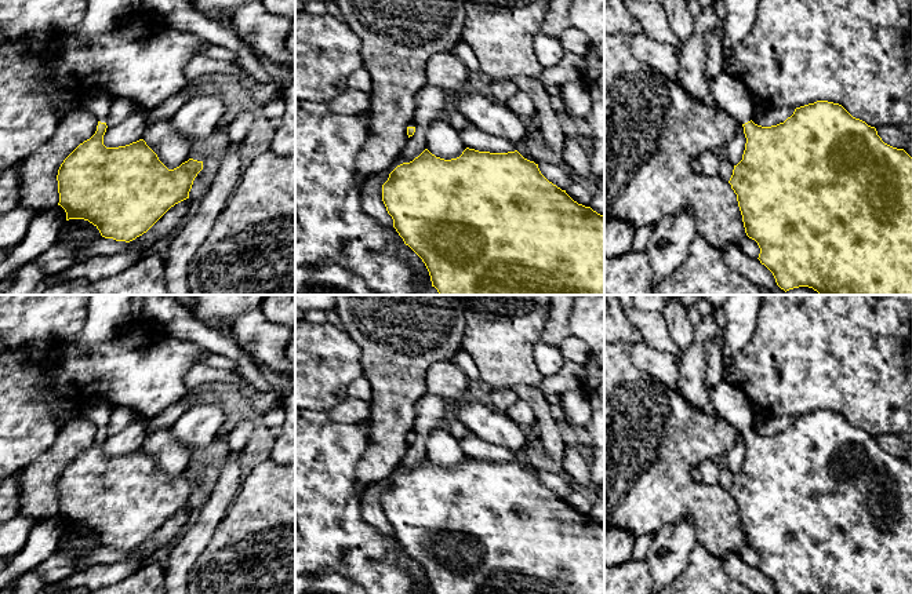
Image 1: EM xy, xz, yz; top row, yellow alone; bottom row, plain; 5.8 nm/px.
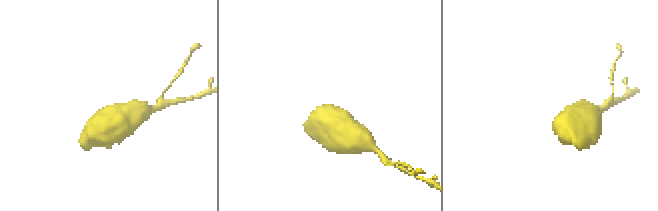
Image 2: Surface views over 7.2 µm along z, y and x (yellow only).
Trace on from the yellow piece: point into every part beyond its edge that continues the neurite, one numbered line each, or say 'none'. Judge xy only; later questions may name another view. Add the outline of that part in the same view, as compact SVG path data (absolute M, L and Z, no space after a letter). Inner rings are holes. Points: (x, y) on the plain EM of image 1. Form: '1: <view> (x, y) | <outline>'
1: xy (98, 410) | M94 397L83 402L79 415L92 420L98 430L106 431L112 409L113 405L106 398Z

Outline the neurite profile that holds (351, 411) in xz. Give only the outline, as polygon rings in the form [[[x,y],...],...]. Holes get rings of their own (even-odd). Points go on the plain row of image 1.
[[[346,397],[342,402],[328,411],[331,422],[342,424],[359,424],[370,418],[371,402]]]

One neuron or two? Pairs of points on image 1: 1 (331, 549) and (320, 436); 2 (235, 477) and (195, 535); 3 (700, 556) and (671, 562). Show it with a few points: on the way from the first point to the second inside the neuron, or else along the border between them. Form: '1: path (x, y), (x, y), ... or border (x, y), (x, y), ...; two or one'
1: path (323, 521), (323, 463); one
2: path (225, 491), (206, 521); one
3: border (696, 545), (686, 567), (672, 579); two

